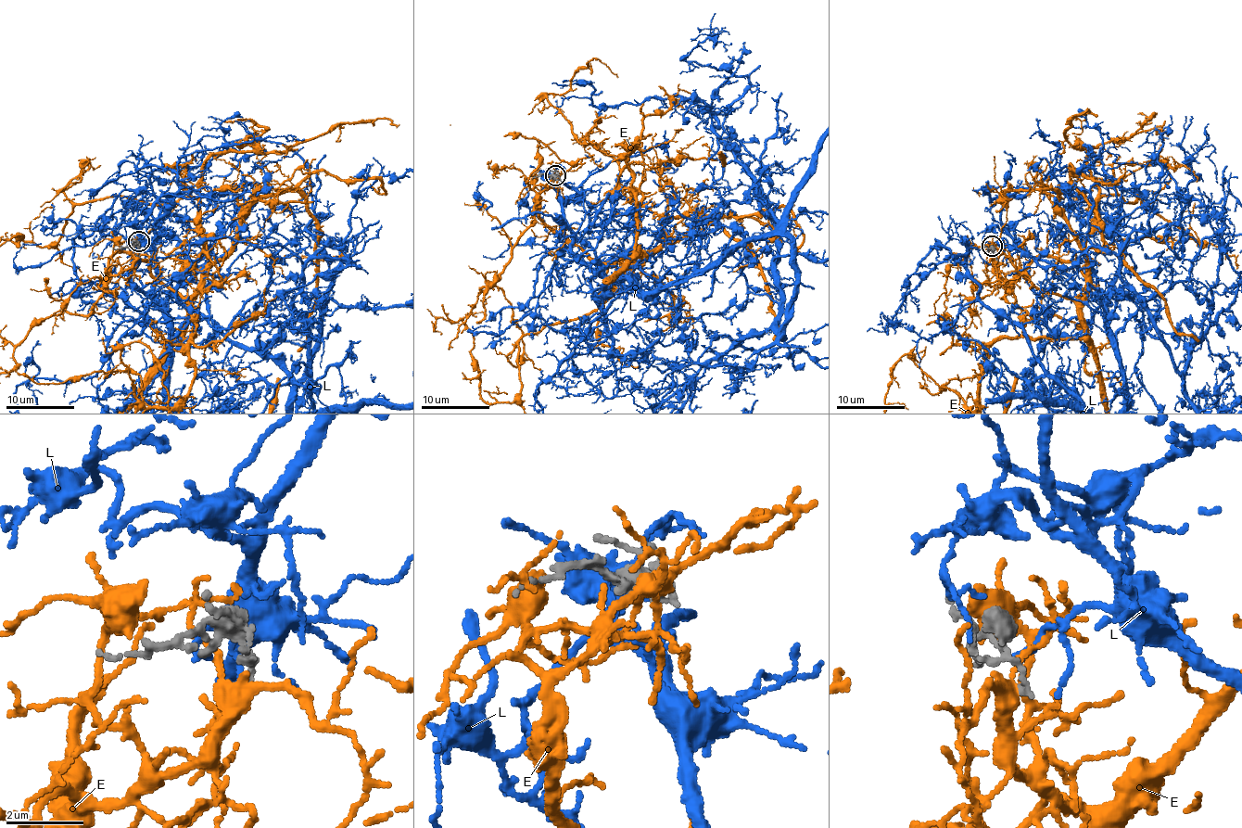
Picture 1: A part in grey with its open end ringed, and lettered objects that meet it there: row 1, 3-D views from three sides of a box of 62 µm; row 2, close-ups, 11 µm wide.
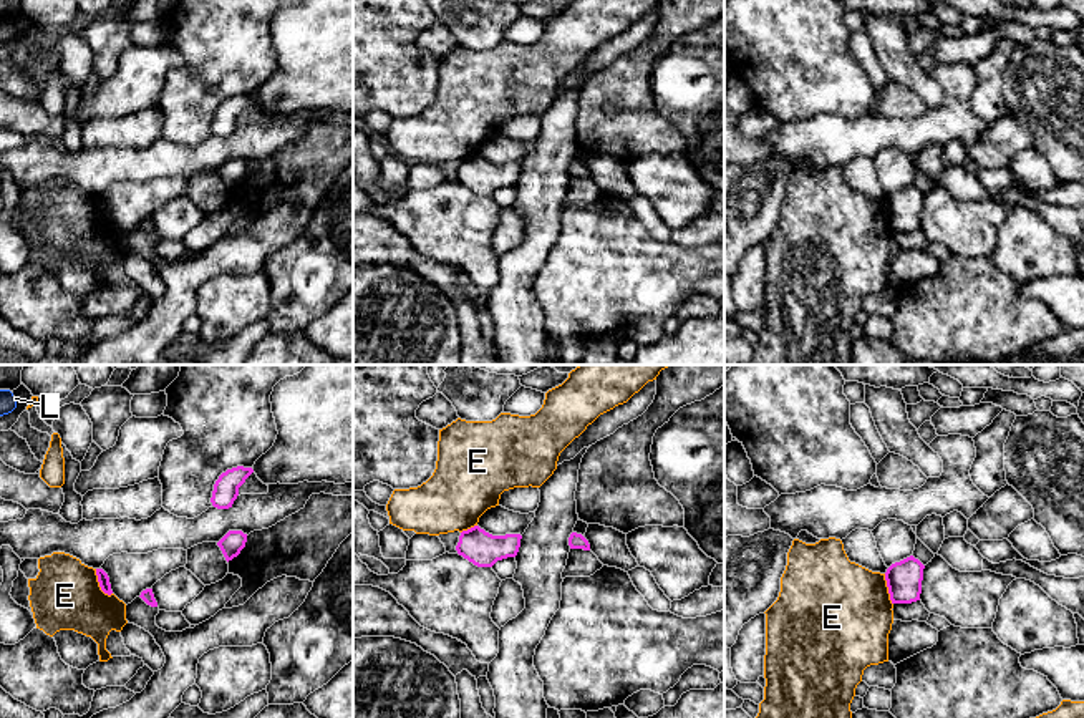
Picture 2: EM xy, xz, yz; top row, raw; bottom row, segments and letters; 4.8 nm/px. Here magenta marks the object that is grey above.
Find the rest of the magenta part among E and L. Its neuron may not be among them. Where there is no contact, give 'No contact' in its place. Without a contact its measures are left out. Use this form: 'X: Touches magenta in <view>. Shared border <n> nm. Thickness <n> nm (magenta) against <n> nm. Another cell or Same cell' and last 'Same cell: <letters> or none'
E: Touches magenta in xy. Shared border 150 nm. Thickness 60 nm (magenta) against 340 nm. Another cell
L: No contact. Another cell
Same cell: none

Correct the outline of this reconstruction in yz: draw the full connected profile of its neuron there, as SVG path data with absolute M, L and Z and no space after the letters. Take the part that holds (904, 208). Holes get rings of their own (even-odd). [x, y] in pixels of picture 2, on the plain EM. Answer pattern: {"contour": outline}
{"contour": "M913 184L892 192L885 209L892 232L912 232L920 229L925 194Z"}

